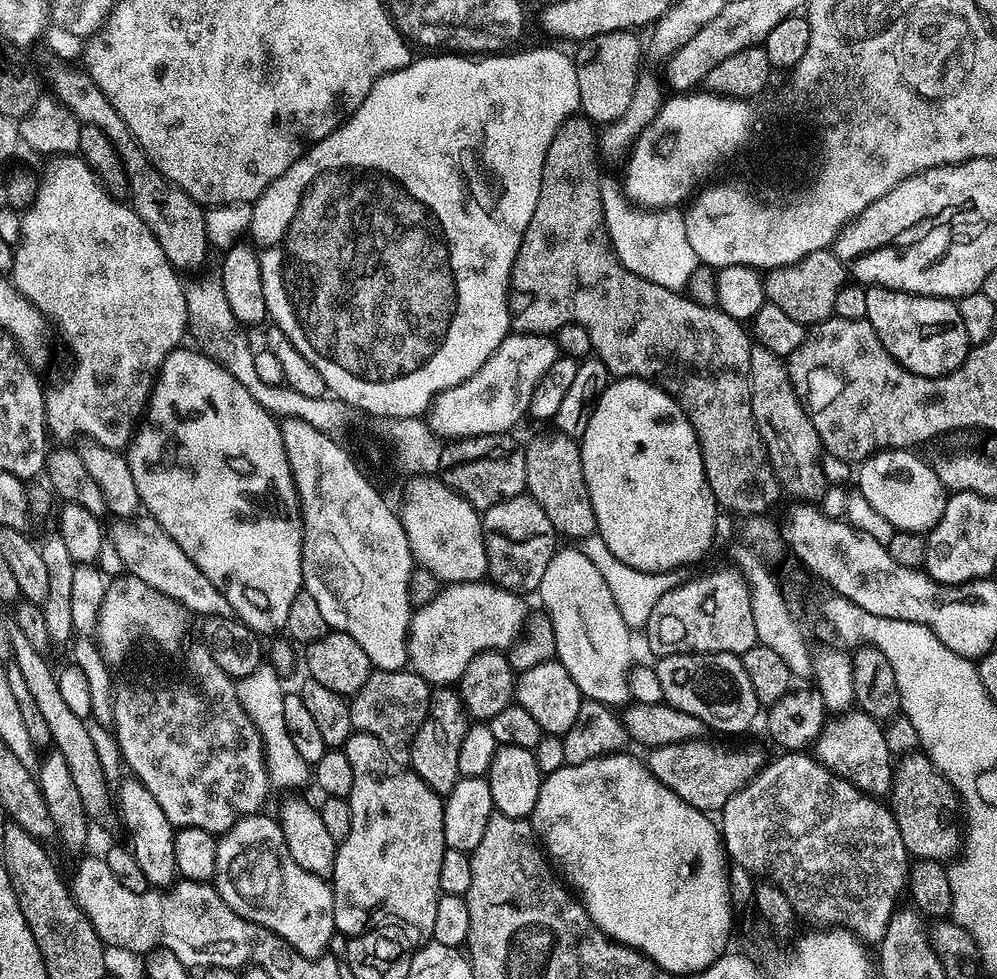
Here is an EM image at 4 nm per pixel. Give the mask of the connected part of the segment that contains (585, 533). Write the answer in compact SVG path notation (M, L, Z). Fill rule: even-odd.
M551 431L526 444L526 492L546 510L546 518L550 518L561 537L569 536L572 539L569 541L581 542L597 530L590 490L586 490L586 478L582 474L580 445L564 432Z

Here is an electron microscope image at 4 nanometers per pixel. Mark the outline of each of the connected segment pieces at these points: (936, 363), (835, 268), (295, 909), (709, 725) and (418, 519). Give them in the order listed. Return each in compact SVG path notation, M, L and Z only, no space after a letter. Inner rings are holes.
M868 288L866 319L878 334L882 346L906 370L919 376L944 376L964 365L970 345L962 314L955 303L942 296L918 296L889 288Z
M823 248L814 254L806 254L806 258L802 258L798 262L771 269L764 276L764 295L767 303L780 307L789 318L794 318L794 322L811 326L821 324L822 321L833 315L835 298L845 282L846 266L836 257L835 251Z
M264 815L241 816L236 824L230 826L227 832L217 839L218 858L214 891L220 895L222 902L226 902L226 906L230 906L232 912L237 912L242 918L278 934L295 952L313 958L325 955L327 948L324 947L331 942L332 936L337 935L334 926L332 885L325 877L316 876L310 870L303 869L291 857L279 819L272 817L271 820Z
M691 652L690 654L674 654L673 656L661 656L655 661L654 667L658 674L658 682L662 682L662 694L664 695L663 703L674 706L678 710L686 710L686 714L694 714L694 718L698 718L703 722L705 729L716 732L744 732L756 720L756 715L761 715L762 706L758 702L758 698L754 694L754 686L750 686L750 678L746 675L746 670L742 666L742 662L738 656L729 652Z
M435 475L412 476L409 481L404 488L404 501L398 504L398 515L410 542L413 561L445 585L483 581L488 563L481 513Z

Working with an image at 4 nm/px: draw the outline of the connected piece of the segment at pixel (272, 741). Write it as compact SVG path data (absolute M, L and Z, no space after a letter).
M262 664L254 673L239 677L236 683L239 701L264 743L264 762L268 782L273 789L294 788L298 784L309 783L310 780L310 765L304 761L302 754L298 754L294 741L290 739L290 730L286 730L283 703L287 693L282 684L283 679L269 664Z

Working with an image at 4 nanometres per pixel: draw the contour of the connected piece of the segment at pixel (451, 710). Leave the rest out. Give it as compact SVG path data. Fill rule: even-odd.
M452 686L437 687L430 698L426 718L410 749L410 768L422 778L422 782L426 782L426 786L430 786L438 793L447 794L454 790L454 786L461 778L458 770L458 749L462 746L462 738L466 738L469 723L470 716L465 711L459 691Z

